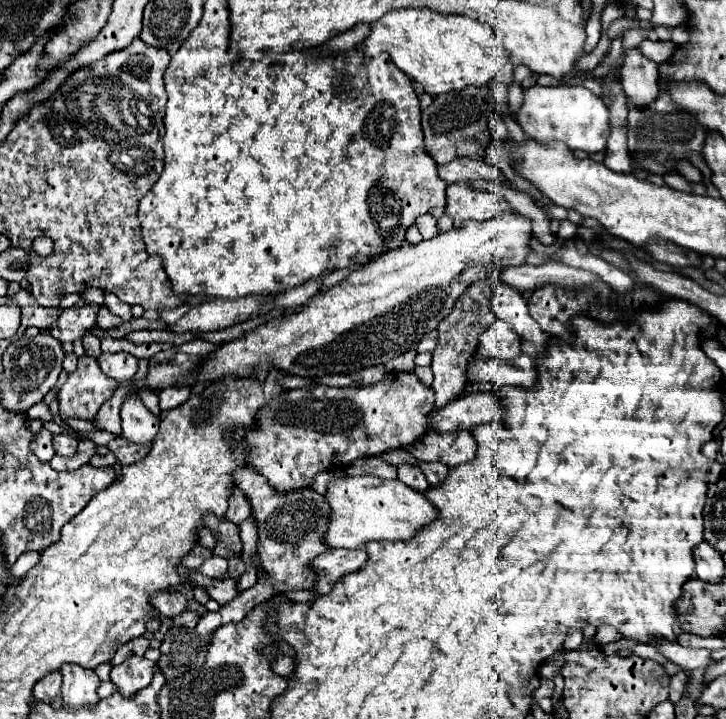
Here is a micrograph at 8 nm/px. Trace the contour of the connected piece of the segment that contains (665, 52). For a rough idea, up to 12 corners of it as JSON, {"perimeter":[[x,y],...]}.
{"perimeter":[[649,41],[639,45],[645,57],[655,63],[667,61],[675,53],[673,41]]}

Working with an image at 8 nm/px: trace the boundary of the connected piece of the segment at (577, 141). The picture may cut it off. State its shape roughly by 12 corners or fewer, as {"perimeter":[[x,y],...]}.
{"perimeter":[[573,85],[529,87],[519,125],[533,139],[601,153],[609,109]]}

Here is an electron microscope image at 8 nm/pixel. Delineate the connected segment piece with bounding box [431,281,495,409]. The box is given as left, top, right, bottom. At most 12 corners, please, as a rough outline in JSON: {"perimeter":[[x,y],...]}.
{"perimeter":[[469,285],[437,327],[435,409],[465,387],[477,337],[495,321],[491,285]]}

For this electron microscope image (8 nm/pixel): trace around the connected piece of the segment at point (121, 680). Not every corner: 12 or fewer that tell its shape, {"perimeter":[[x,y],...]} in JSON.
{"perimeter":[[129,657],[111,669],[111,681],[123,697],[145,689],[155,663]]}

